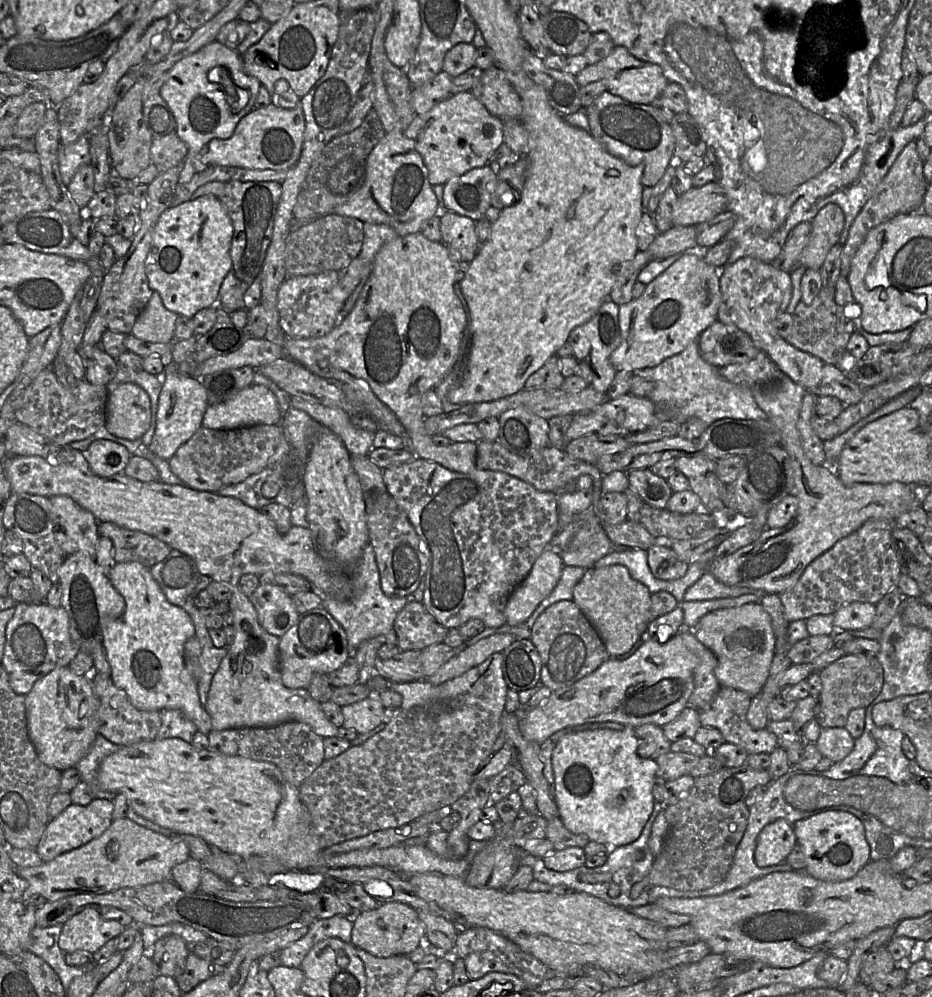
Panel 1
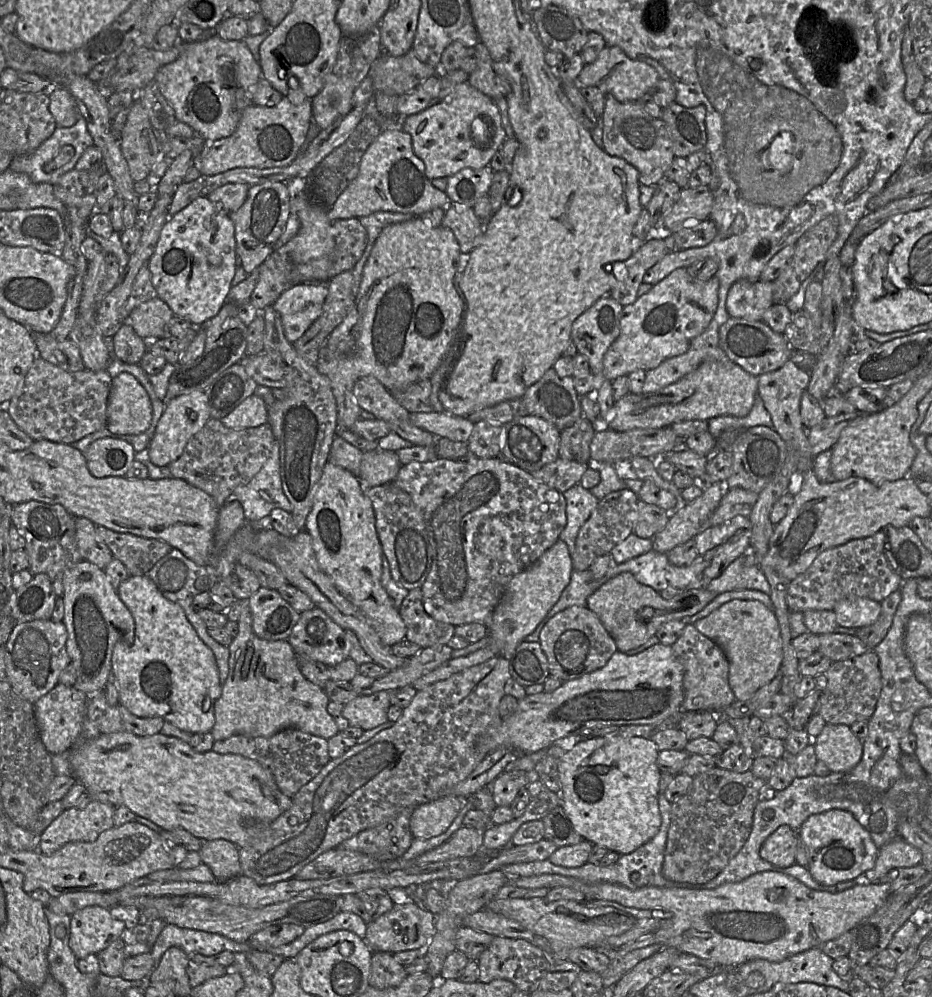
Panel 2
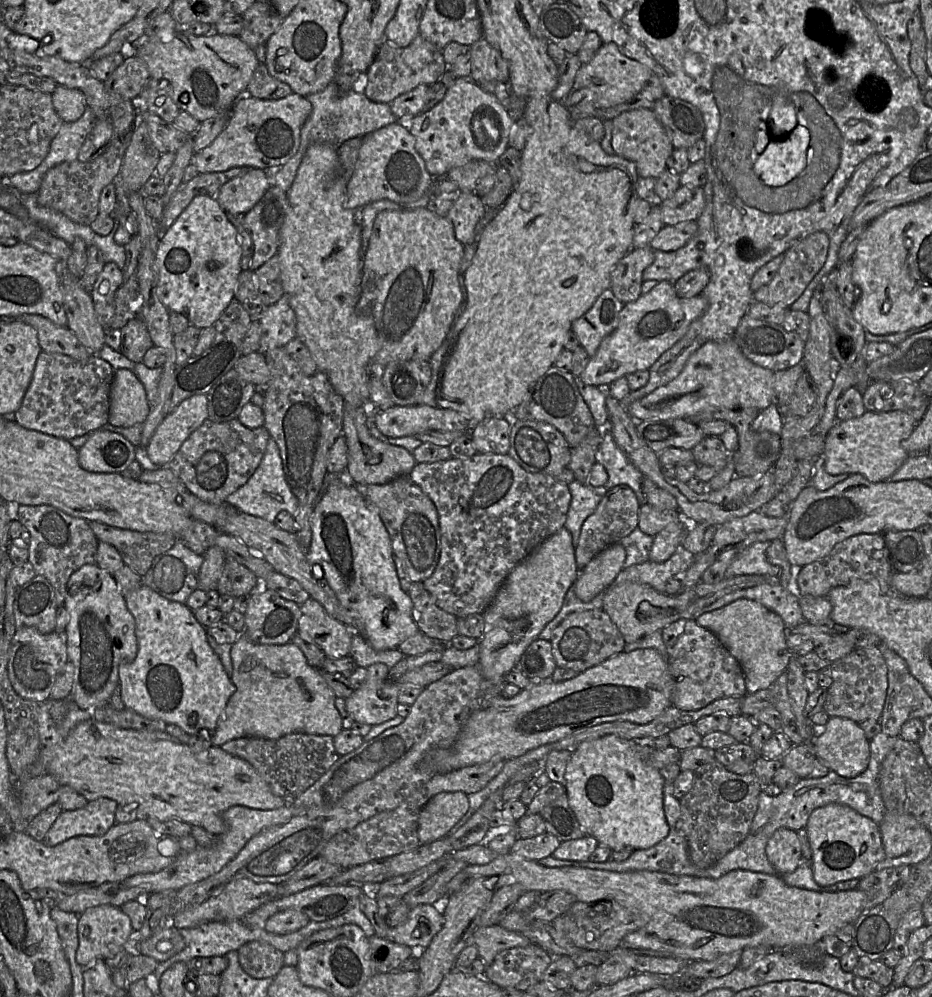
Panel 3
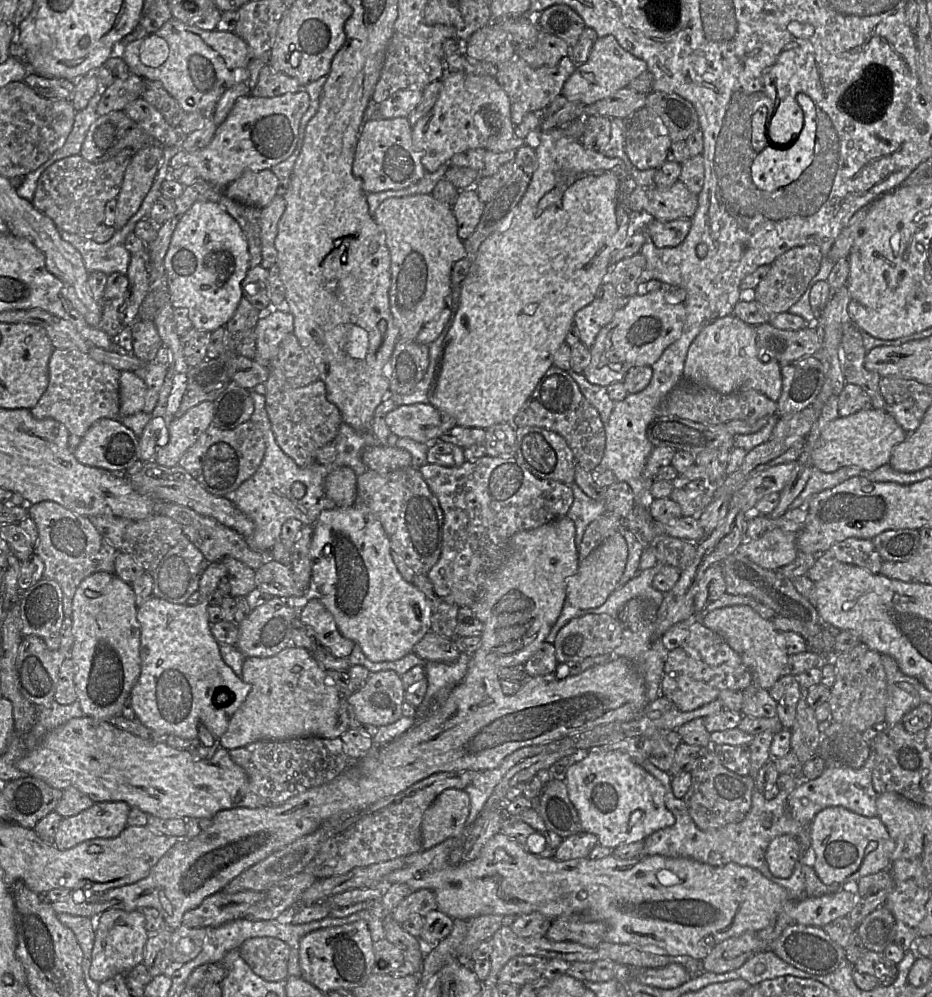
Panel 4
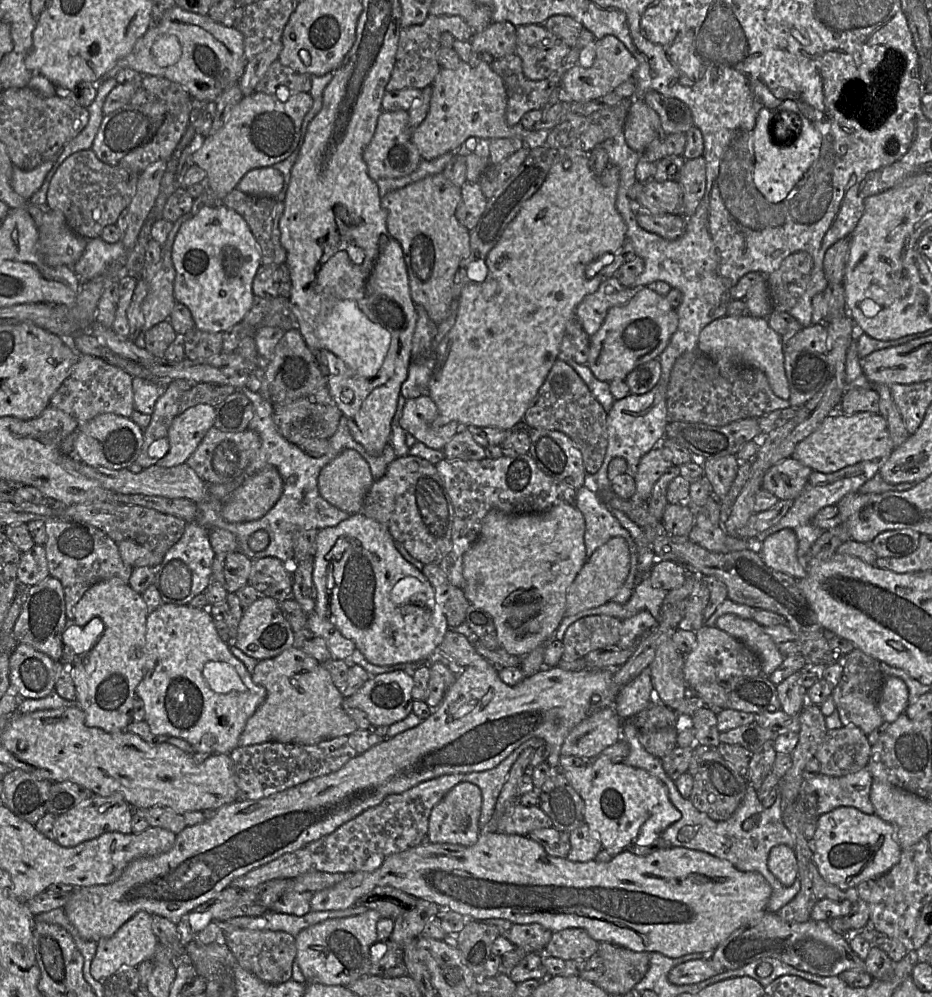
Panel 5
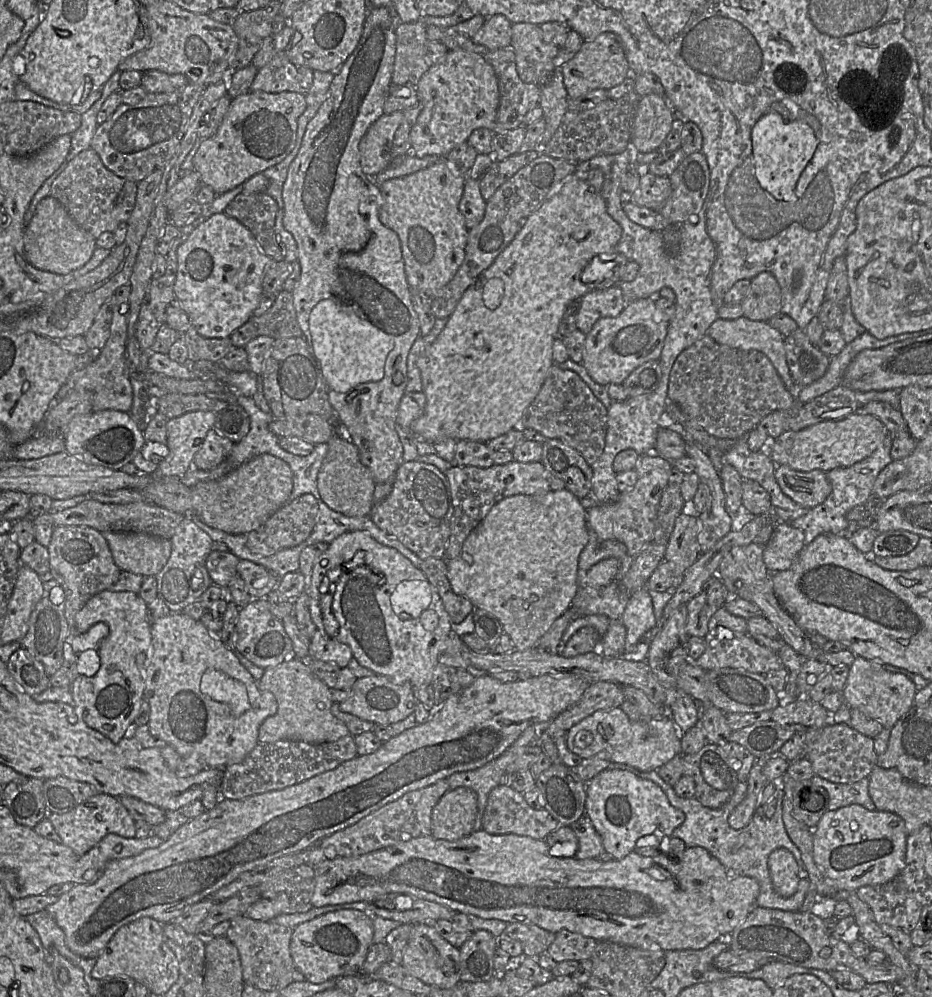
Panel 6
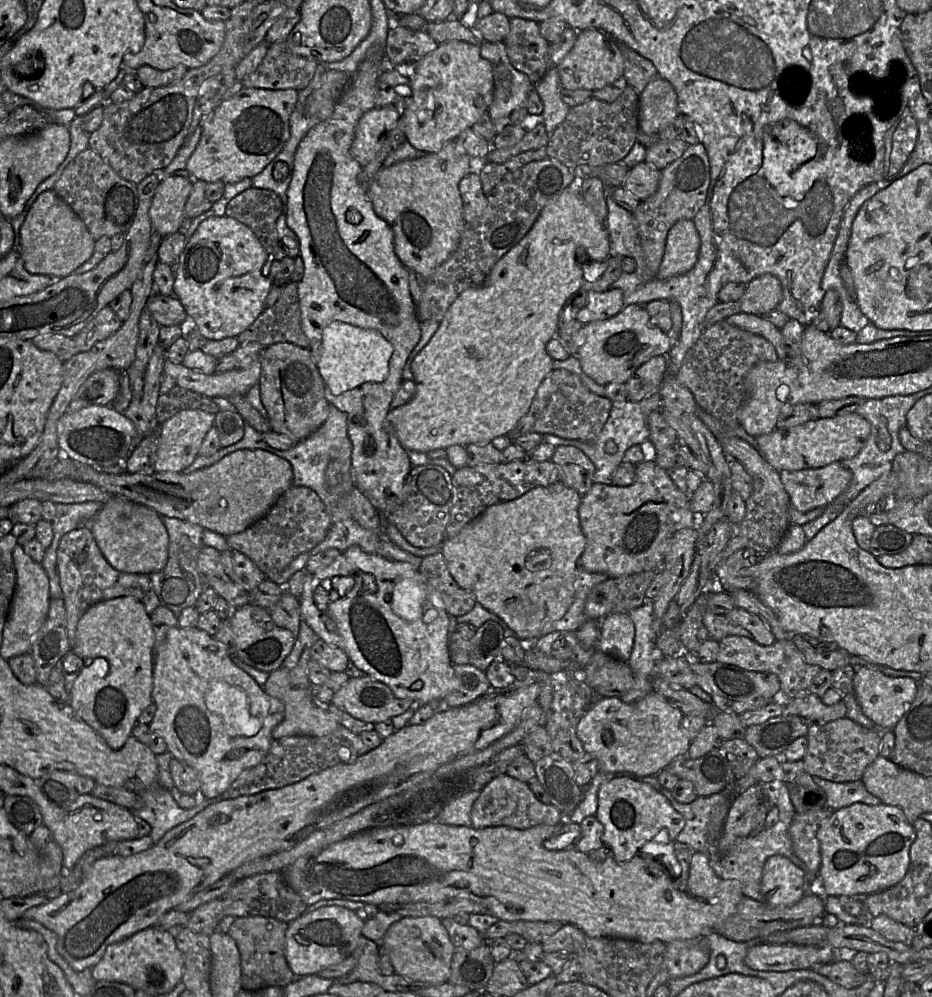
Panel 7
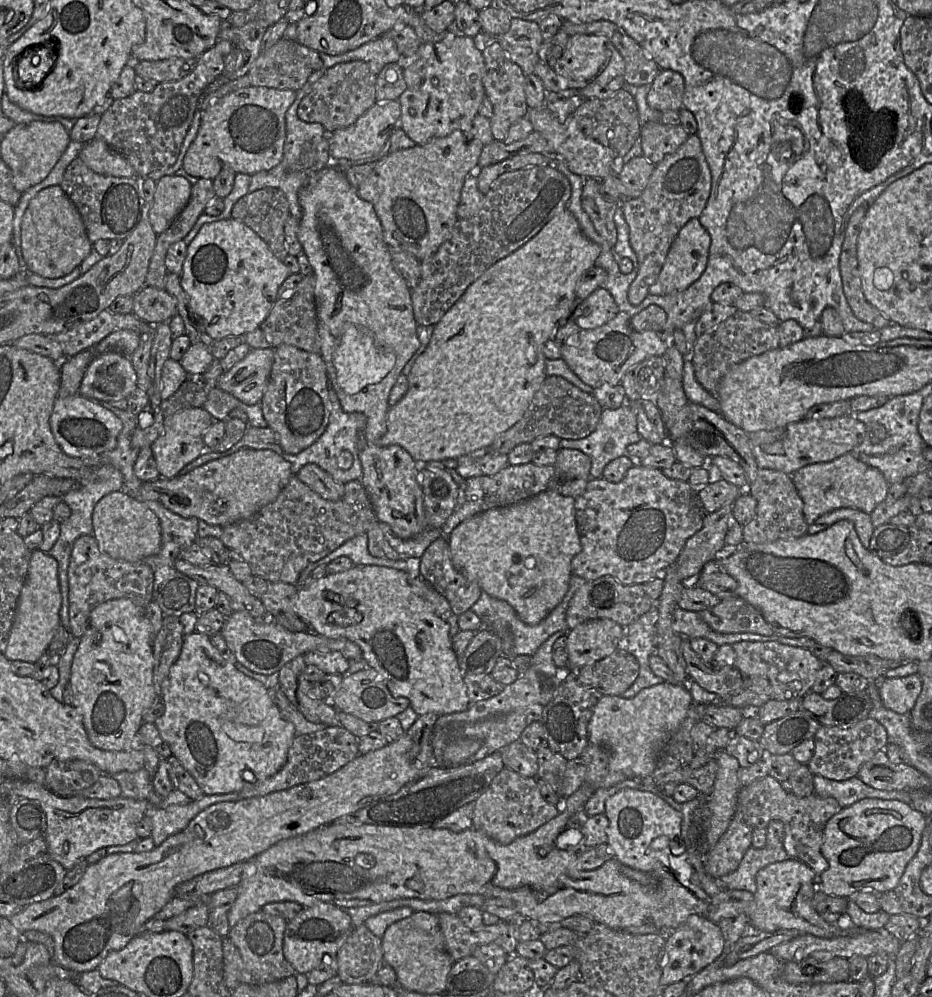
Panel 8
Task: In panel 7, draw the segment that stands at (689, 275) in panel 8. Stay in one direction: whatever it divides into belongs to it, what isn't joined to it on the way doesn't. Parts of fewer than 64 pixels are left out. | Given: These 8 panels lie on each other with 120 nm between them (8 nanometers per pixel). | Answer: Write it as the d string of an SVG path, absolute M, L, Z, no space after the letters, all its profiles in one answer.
M679 220L669 230L657 278L666 280L690 271L698 260L700 236L693 220Z

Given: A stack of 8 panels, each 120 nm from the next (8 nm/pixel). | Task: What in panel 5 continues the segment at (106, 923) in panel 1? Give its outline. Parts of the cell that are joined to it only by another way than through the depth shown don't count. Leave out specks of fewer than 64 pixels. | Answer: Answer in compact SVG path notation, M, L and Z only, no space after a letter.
M139 911L111 937L97 941L96 954L90 967L92 977L97 981L104 981L121 969L137 967L142 961L153 958L159 941L152 931L151 924L152 915Z

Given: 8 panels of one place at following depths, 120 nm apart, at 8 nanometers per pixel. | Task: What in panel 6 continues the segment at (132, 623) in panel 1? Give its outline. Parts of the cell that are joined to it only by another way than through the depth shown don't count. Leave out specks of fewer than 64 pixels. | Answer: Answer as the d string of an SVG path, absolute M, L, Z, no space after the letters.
M171 612L165 617L151 623L153 639L153 656L146 671L146 686L144 700L150 706L148 726L150 733L165 740L181 757L188 757L197 753L206 762L207 768L225 769L232 764L239 763L254 749L258 742L259 727L263 721L276 714L278 704L275 696L269 691L262 691L251 673L240 663L233 650L229 649L222 640L214 637L200 620L195 620L183 612Z

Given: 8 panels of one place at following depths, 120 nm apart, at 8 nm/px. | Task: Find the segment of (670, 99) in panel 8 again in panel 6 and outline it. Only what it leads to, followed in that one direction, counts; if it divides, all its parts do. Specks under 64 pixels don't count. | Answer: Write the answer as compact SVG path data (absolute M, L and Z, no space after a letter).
M649 94L639 98L631 128L631 146L640 153L659 148L678 114L665 97Z

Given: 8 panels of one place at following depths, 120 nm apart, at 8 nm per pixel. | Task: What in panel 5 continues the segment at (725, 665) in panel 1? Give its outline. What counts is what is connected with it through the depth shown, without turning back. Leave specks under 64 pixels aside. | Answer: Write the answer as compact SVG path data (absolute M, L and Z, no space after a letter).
M724 614L720 616L715 627L727 632L731 636L743 642L759 658L763 675L769 677L783 662L785 656L779 651L772 638L763 630L763 626L753 619L743 619L735 614Z

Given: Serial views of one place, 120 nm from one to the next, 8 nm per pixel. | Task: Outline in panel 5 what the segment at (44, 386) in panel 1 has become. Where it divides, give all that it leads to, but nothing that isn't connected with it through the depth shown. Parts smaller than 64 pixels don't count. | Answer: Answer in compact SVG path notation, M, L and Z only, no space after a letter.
M80 355L52 396L49 405L74 417L79 426L103 413L114 413L129 418L134 411L132 378L123 369L108 364L101 358Z

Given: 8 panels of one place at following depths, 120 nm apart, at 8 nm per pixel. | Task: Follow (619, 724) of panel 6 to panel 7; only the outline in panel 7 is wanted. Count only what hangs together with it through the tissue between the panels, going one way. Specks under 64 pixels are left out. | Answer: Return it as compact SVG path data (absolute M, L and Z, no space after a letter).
M653 691L633 703L624 703L620 698L598 698L577 725L577 736L585 751L599 761L600 772L630 772L639 777L657 776L676 757L687 754L690 738L682 727L682 711L665 697Z

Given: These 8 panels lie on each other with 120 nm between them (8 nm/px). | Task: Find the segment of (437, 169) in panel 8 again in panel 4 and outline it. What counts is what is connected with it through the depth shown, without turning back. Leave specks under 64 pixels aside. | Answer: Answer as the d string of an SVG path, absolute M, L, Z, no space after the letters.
M416 194L404 197L391 197L384 200L375 210L374 219L385 233L386 245L391 256L391 286L389 288L389 303L394 323L399 329L400 339L414 341L419 344L430 345L444 330L452 311L452 268L456 261L465 256L464 241L458 236L458 225L452 207L433 197L432 194Z

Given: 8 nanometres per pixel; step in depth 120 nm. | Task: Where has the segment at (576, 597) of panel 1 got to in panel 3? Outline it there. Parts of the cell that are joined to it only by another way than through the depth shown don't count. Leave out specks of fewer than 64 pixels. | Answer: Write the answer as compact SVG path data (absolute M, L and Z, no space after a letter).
M744 574L724 578L714 584L700 581L690 588L682 589L676 595L660 593L648 584L625 581L619 585L610 586L604 591L602 610L608 614L617 626L625 643L633 643L650 633L662 630L676 620L681 618L692 619L696 611L710 605L728 593L766 583L779 584L779 578L768 574Z

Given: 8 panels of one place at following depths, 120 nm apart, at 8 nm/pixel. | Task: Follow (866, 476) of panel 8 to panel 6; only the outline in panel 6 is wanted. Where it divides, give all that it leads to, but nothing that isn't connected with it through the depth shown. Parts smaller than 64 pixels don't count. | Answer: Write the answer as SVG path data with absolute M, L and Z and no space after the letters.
M776 465L775 479L782 492L796 504L811 509L823 503L832 491L826 472L815 469L798 471L787 465Z

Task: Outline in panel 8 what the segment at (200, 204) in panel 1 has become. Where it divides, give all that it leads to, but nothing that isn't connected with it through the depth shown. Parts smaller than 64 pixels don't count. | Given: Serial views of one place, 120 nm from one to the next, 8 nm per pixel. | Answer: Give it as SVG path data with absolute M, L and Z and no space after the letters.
M230 217L228 219L205 223L195 238L188 244L187 255L183 263L182 273L180 274L180 284L189 296L193 311L202 318L207 335L213 339L221 339L229 336L245 335L255 330L269 315L279 297L280 286L290 274L288 267L273 254L267 243L256 232L242 221Z

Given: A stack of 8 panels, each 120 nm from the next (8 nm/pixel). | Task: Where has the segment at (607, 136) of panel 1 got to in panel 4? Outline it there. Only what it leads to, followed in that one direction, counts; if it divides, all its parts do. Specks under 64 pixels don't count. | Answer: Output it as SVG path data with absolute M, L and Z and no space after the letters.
M647 107L626 120L625 152L638 170L659 169L667 160L672 140L657 114Z

